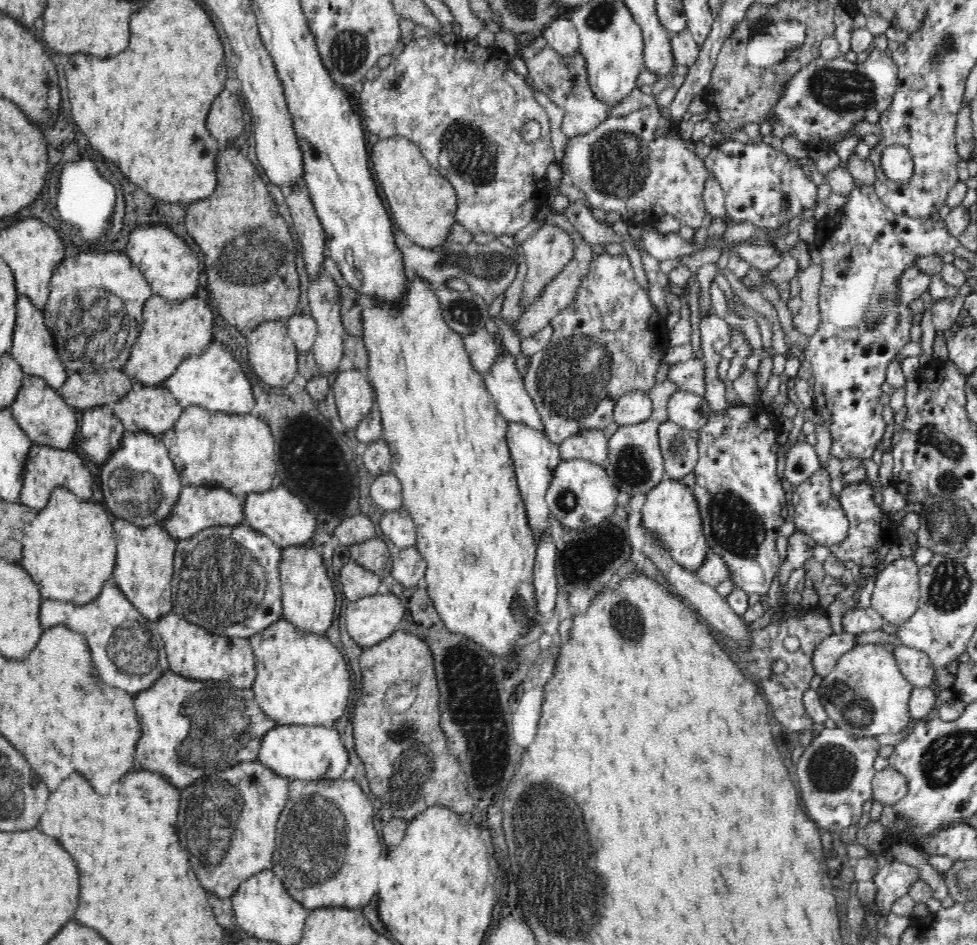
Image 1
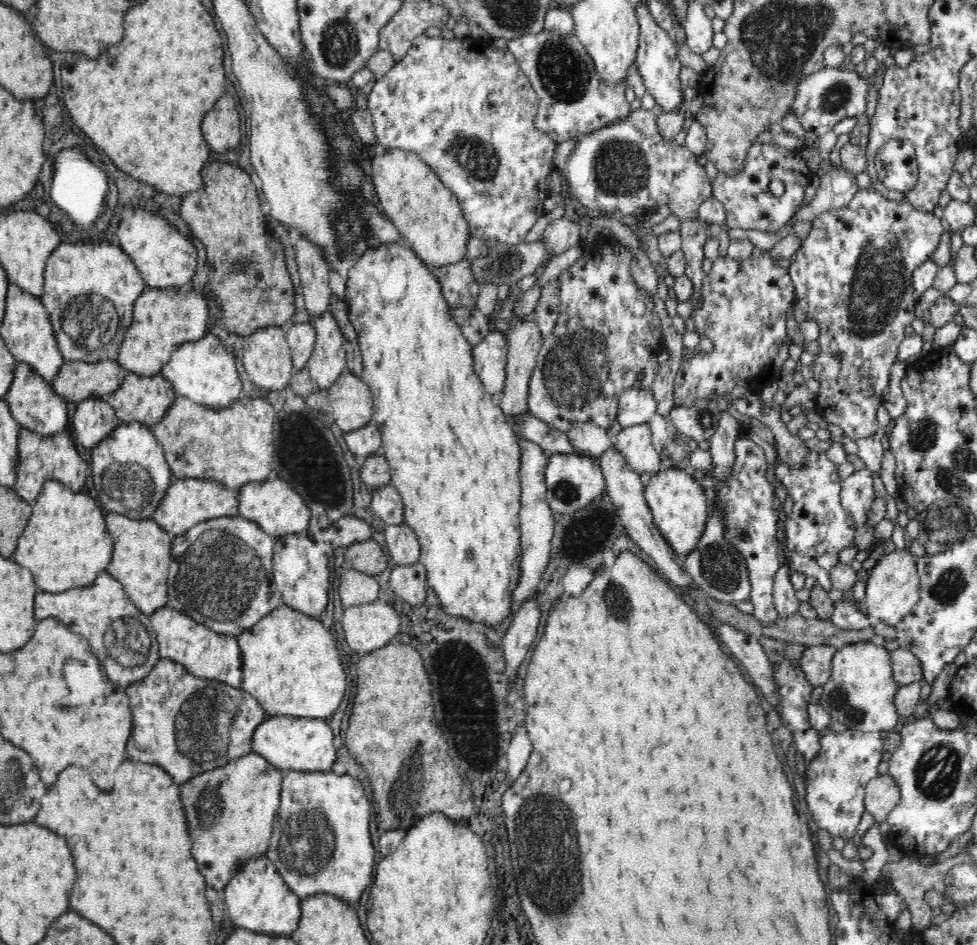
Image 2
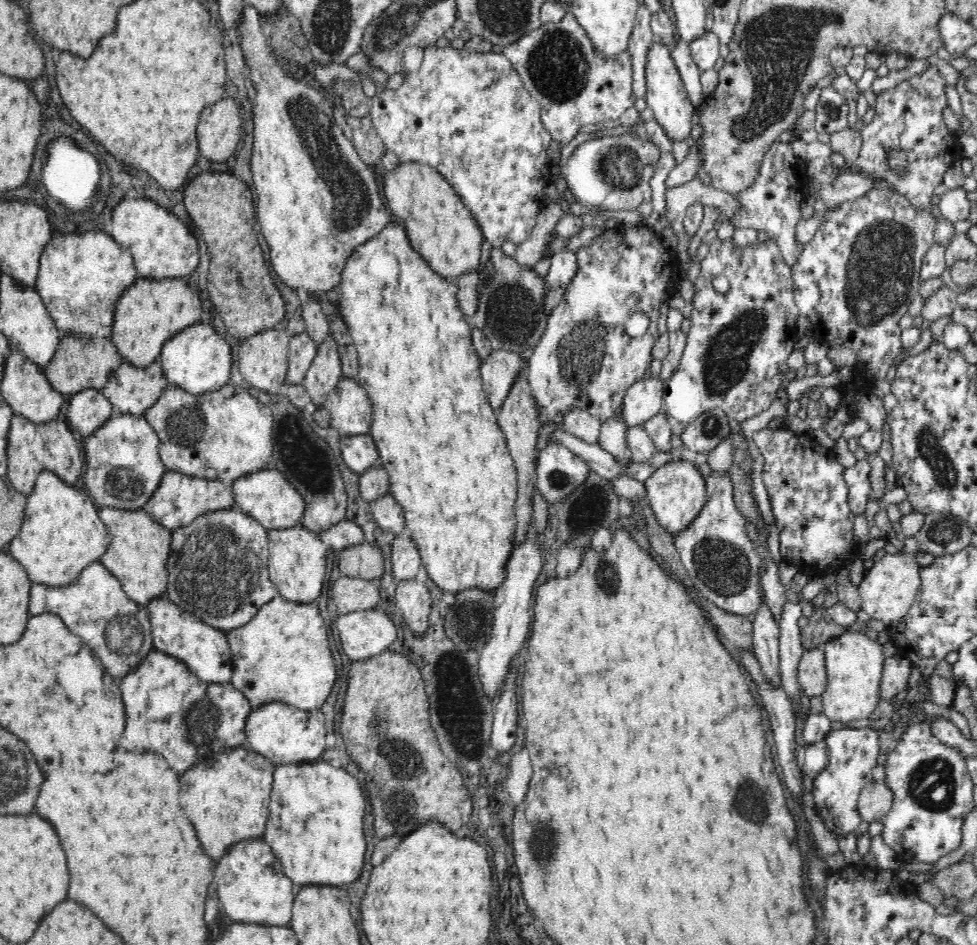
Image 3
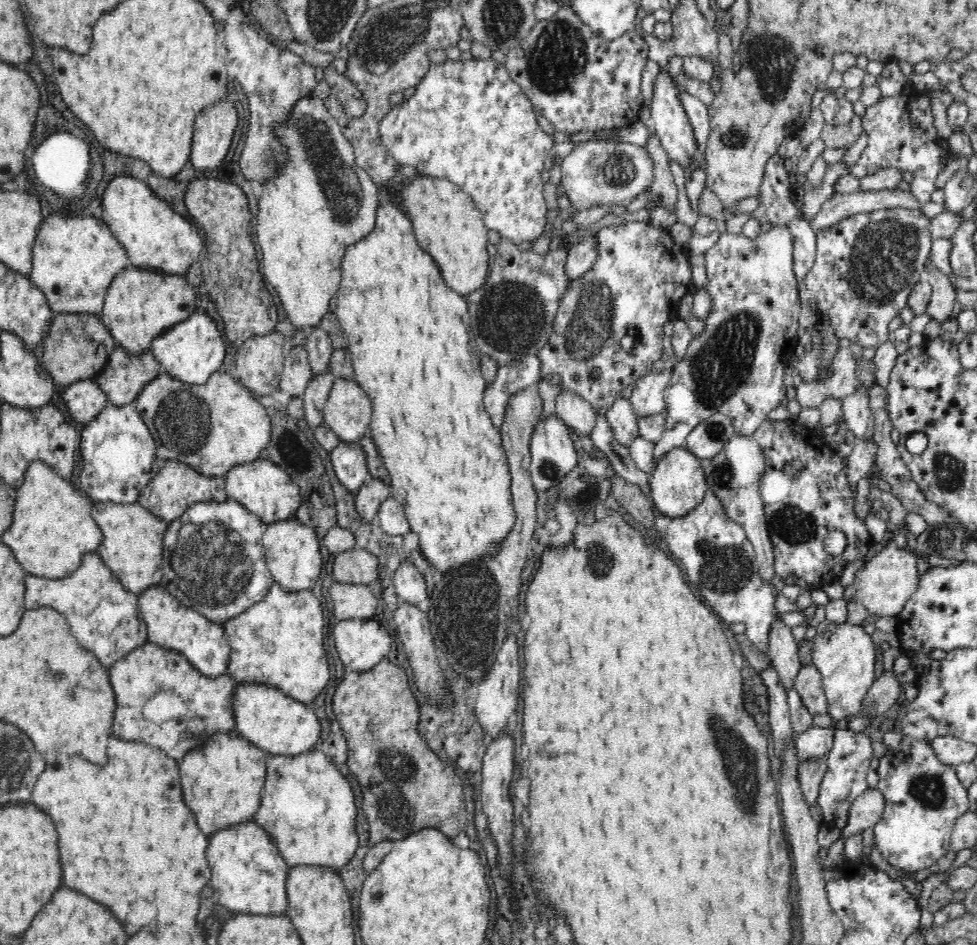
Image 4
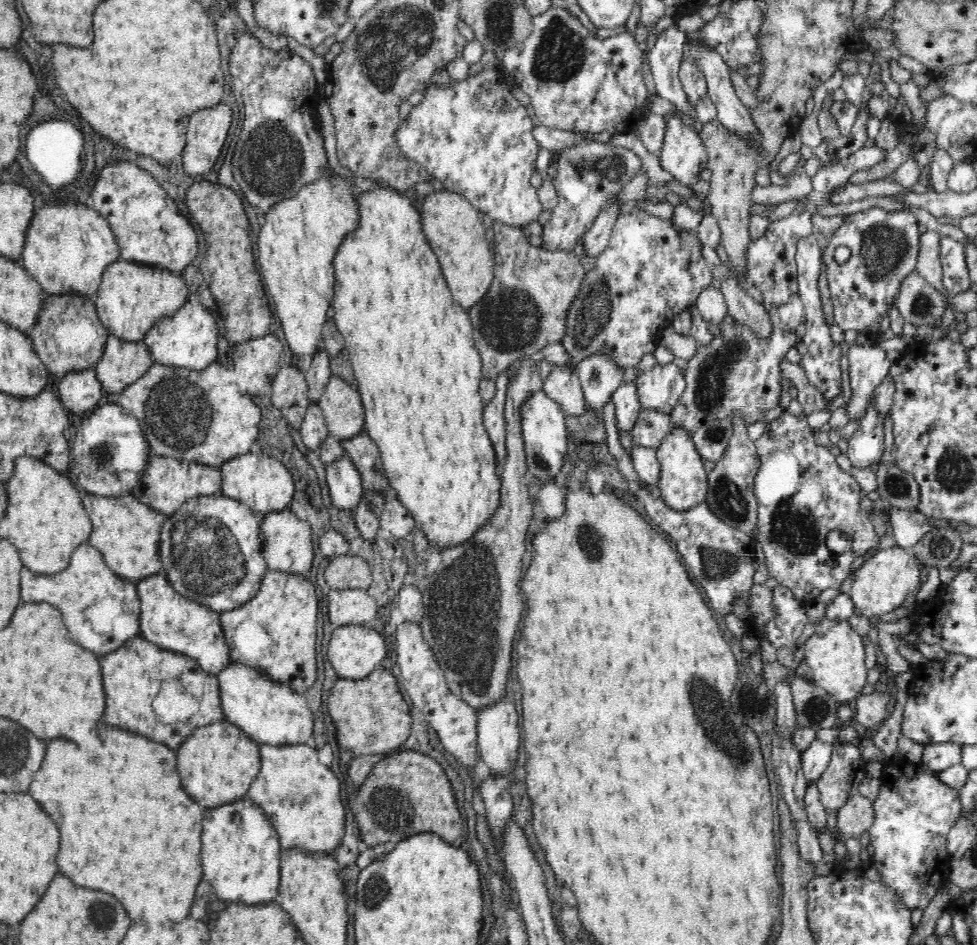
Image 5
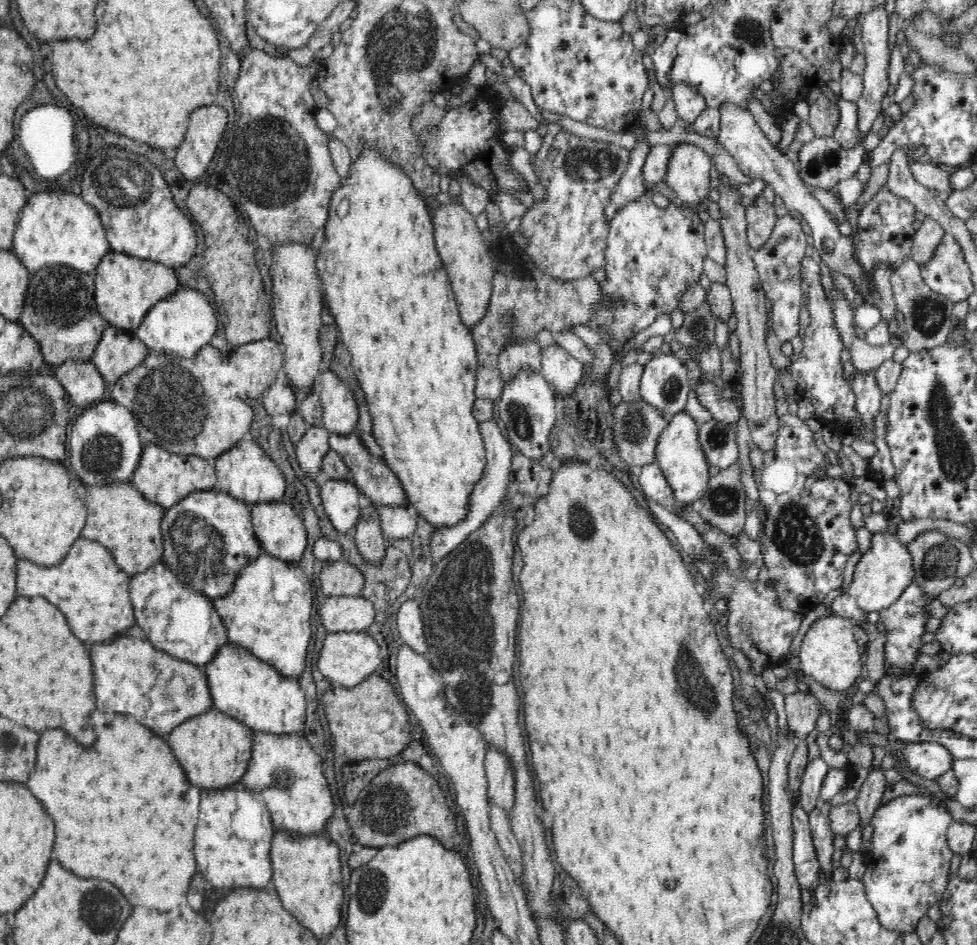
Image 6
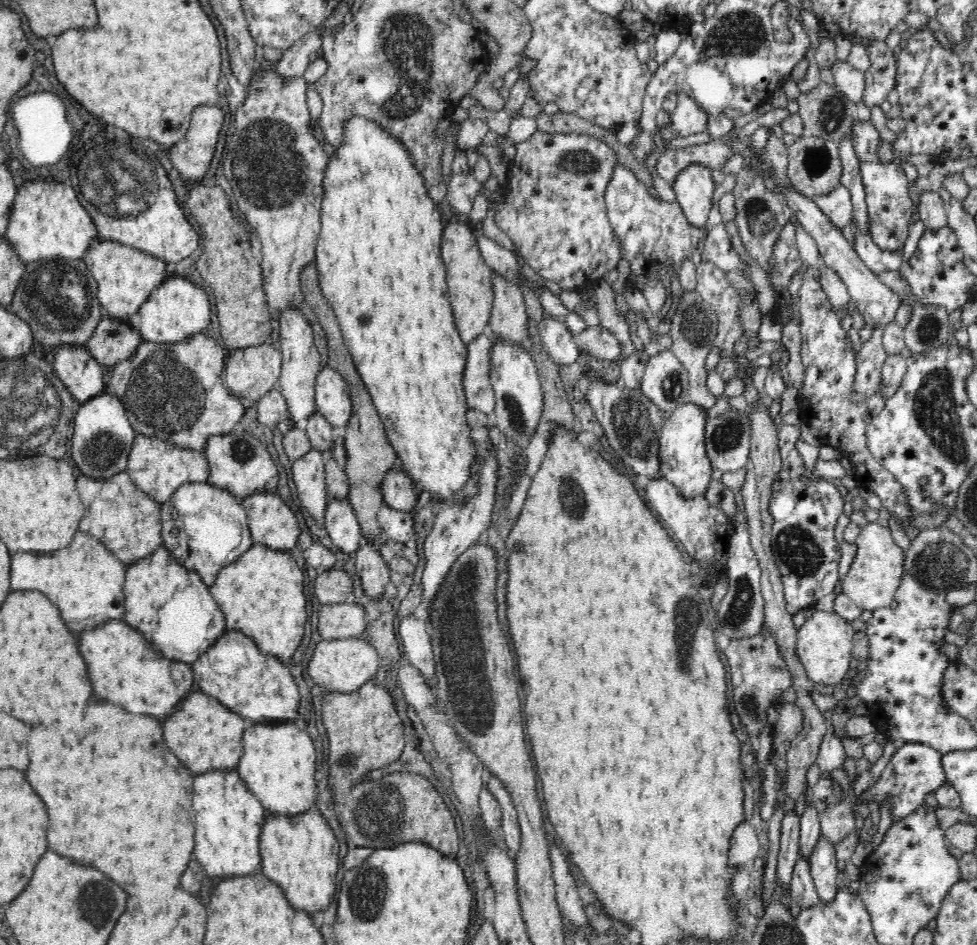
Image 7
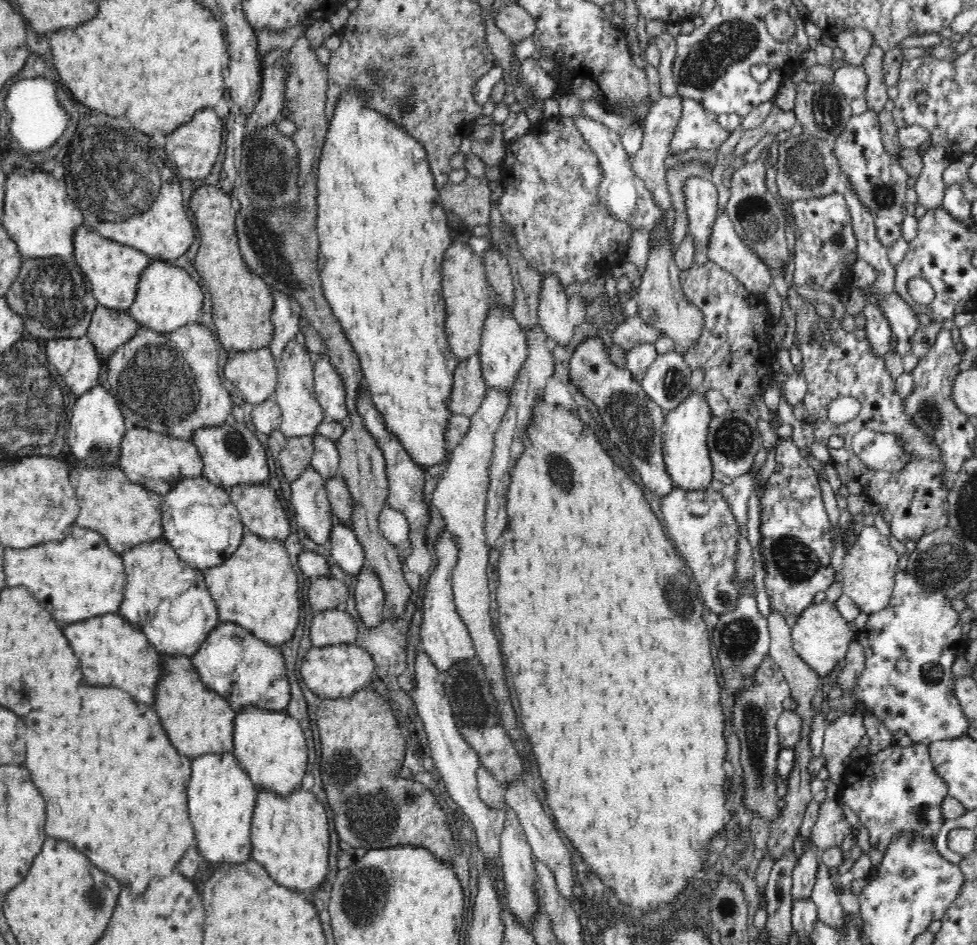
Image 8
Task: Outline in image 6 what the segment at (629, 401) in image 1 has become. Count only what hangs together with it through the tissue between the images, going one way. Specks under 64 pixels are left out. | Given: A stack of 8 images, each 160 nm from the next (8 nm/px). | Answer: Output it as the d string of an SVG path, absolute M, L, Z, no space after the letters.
M672 352L659 353L643 366L639 395L648 404L659 408L667 421L675 414L685 410L690 392L691 385L689 384L686 365Z

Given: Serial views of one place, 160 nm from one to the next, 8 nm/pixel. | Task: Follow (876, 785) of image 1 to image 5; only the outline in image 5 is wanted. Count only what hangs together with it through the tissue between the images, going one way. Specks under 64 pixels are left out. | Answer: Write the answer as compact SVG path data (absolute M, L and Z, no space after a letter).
M860 795L851 797L837 810L837 825L844 838L860 837L874 820L873 802Z

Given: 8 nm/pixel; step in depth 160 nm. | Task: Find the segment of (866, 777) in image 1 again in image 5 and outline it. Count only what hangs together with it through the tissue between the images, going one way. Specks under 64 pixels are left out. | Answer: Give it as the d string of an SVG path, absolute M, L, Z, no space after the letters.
M842 744L833 748L829 766L816 783L826 812L837 812L851 797L858 795L862 774L864 760L858 746Z

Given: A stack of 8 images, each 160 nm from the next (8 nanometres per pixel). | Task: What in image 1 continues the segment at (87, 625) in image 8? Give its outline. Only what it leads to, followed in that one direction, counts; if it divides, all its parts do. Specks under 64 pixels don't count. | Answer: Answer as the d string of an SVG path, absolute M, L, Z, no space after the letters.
M166 668L166 671L154 681L154 684L146 690L141 690L134 696L134 708L138 718L138 723L142 726L142 742L138 742L138 764L146 770L154 770L154 772L160 772L162 776L166 776L176 788L186 788L190 786L192 782L195 782L201 776L210 776L210 774L226 771L233 766L238 765L242 762L252 762L257 760L259 749L261 746L262 738L270 730L277 726L274 720L270 719L269 716L258 706L252 689L239 689L232 686L229 682L224 681L198 681L192 678L186 678L176 674L172 669Z

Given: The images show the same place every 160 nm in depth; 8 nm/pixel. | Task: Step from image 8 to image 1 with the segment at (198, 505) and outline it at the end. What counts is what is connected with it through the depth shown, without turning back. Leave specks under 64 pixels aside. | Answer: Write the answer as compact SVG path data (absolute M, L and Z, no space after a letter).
M246 522L236 526L210 526L190 538L177 541L170 582L173 598L171 612L220 636L248 639L258 634L266 626L283 618L282 587L278 572L281 568L281 550L270 538Z

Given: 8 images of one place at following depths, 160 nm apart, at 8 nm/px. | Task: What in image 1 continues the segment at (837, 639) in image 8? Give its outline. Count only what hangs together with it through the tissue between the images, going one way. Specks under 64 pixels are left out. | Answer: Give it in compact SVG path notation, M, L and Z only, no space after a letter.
M854 645L838 658L834 670L822 677L816 690L822 706L836 727L856 738L882 738L882 734L907 731L913 723L908 710L908 698L913 686L902 675L893 652L882 645Z

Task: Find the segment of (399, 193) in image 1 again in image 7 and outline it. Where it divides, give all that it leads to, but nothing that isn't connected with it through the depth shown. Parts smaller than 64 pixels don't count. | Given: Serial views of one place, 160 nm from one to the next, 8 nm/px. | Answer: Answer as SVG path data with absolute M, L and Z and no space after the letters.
M450 224L443 230L441 256L448 274L448 296L456 330L462 344L468 346L478 335L488 332L489 318L493 306L493 271L486 265L477 246L477 238L464 224Z

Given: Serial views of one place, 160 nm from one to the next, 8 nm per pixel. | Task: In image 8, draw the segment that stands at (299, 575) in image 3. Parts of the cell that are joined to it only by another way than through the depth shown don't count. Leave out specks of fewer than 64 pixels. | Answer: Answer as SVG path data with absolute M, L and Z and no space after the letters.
M268 484L232 486L228 490L230 501L238 509L242 526L265 540L280 540L290 534L290 523L276 492Z

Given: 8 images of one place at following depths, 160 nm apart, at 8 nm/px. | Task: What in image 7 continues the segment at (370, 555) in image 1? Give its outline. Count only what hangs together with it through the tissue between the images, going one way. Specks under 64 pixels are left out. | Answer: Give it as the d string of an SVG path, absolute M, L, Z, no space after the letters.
M337 567L321 572L314 581L314 594L322 605L344 603L352 588L352 578Z

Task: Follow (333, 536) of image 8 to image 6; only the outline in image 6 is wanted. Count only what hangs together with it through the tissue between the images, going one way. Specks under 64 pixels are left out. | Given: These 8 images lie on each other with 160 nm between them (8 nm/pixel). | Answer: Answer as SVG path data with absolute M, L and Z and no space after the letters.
M329 479L320 492L324 513L330 524L338 533L353 534L361 514L358 488L350 481Z

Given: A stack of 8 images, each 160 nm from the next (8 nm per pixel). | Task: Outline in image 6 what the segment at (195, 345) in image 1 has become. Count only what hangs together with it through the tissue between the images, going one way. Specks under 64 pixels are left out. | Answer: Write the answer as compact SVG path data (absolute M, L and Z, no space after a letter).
M113 249L101 258L93 277L94 301L102 318L112 326L131 333L140 326L142 319L146 318L157 303L170 297L179 286L174 269L163 266L160 262L136 259Z

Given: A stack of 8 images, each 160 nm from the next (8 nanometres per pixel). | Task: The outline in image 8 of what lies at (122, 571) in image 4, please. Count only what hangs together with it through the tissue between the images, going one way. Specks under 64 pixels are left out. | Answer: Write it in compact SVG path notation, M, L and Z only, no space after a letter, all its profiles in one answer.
M77 462L69 473L80 506L75 523L102 534L114 552L120 555L142 542L152 542L163 536L163 495L132 482L119 465L86 466Z

